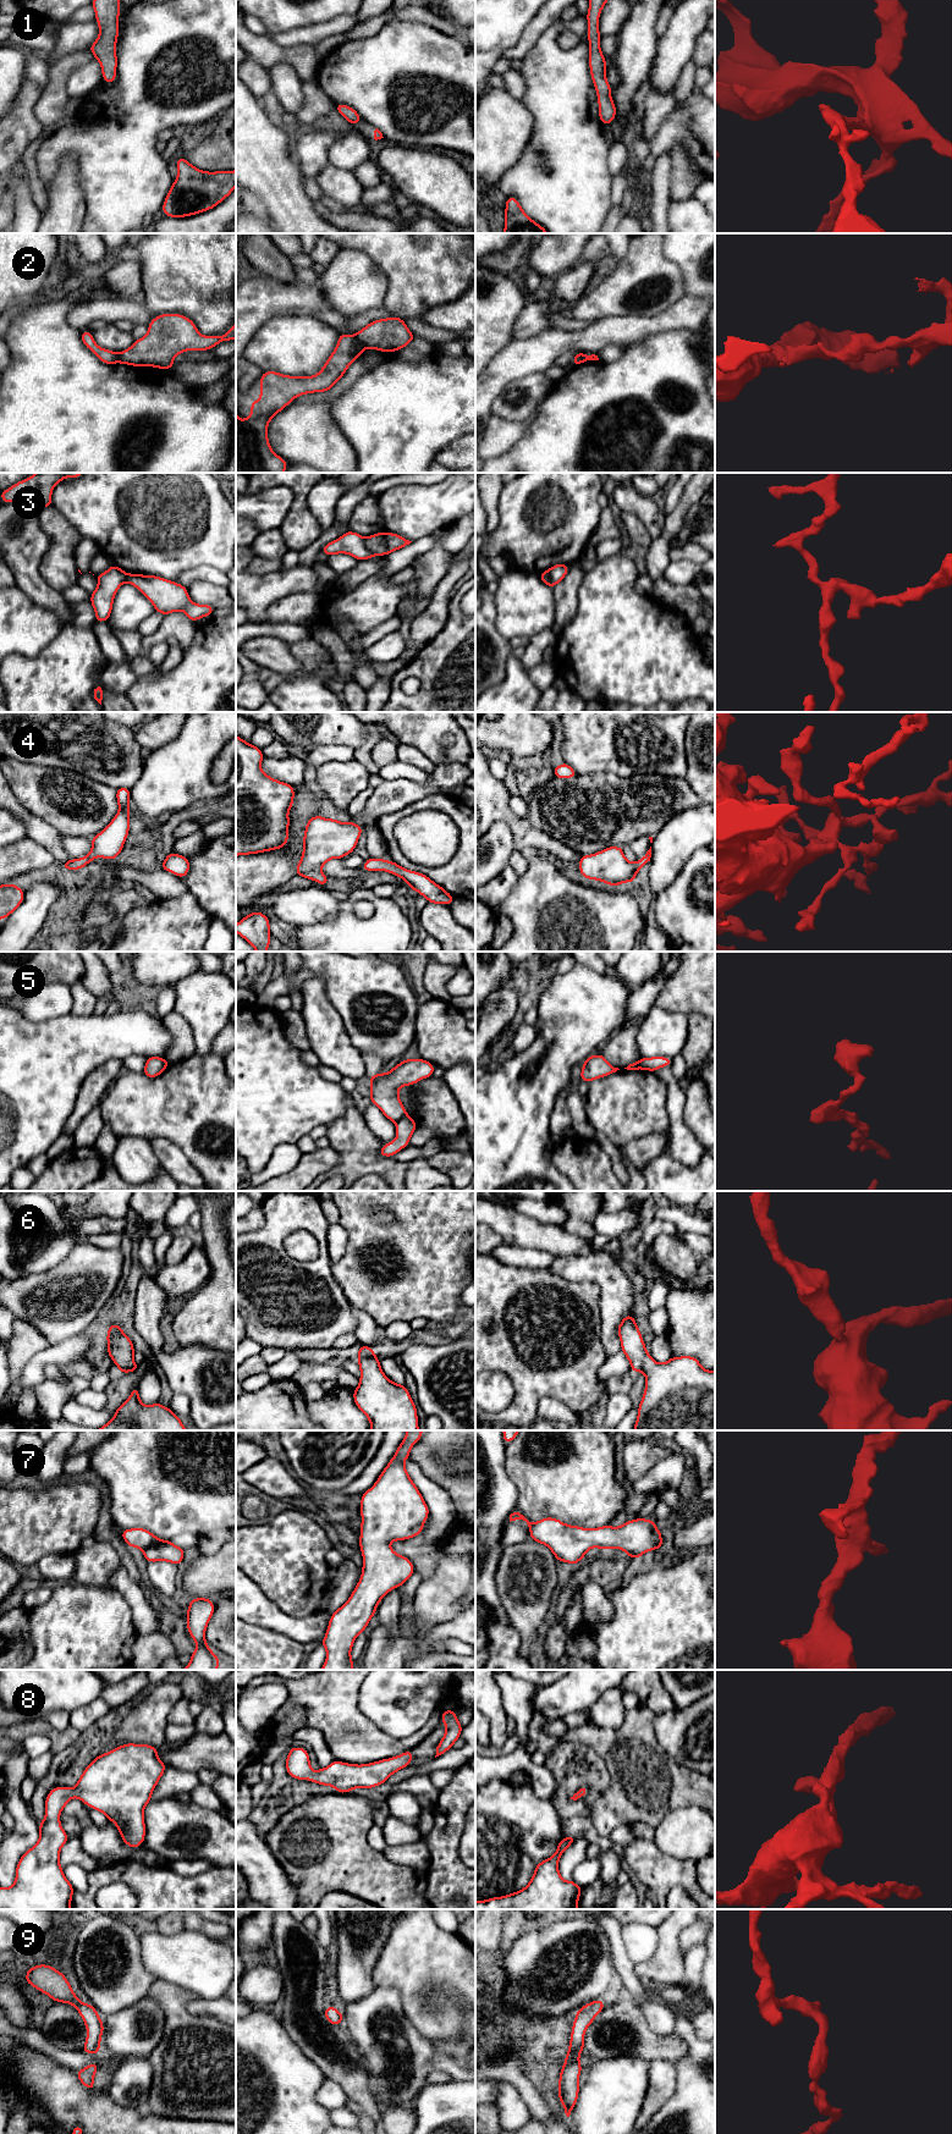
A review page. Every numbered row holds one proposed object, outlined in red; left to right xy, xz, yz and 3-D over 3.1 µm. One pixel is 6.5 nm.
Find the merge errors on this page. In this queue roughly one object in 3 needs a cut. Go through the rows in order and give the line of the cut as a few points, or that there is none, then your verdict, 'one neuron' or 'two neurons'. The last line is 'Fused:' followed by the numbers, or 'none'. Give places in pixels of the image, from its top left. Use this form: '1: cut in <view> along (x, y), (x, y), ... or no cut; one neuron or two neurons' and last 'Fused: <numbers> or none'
1: no cut; one neuron
2: cut in xz along (355, 335), (363, 348); two neurons
3: cut in xz along (364, 538), (366, 546), (374, 555); two neurons
4: no cut; one neuron
5: cut in xz along (406, 1113), (395, 1123); two neurons
6: no cut; one neuron
7: no cut; one neuron
8: no cut; one neuron
9: no cut; one neuron
Fused: 2, 3, 5

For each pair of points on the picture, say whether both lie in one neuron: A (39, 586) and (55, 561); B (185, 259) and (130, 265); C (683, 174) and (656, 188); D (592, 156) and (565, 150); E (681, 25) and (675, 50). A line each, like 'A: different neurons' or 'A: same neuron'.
A: different neurons
B: different neurons
C: different neurons
D: same neuron
E: same neuron

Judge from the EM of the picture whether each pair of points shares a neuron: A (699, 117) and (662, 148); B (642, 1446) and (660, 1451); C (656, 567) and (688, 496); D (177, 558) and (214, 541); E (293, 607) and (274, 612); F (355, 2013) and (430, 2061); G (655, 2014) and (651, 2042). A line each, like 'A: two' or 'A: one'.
A: one
B: one
C: one
D: one
E: one
F: one
G: two

